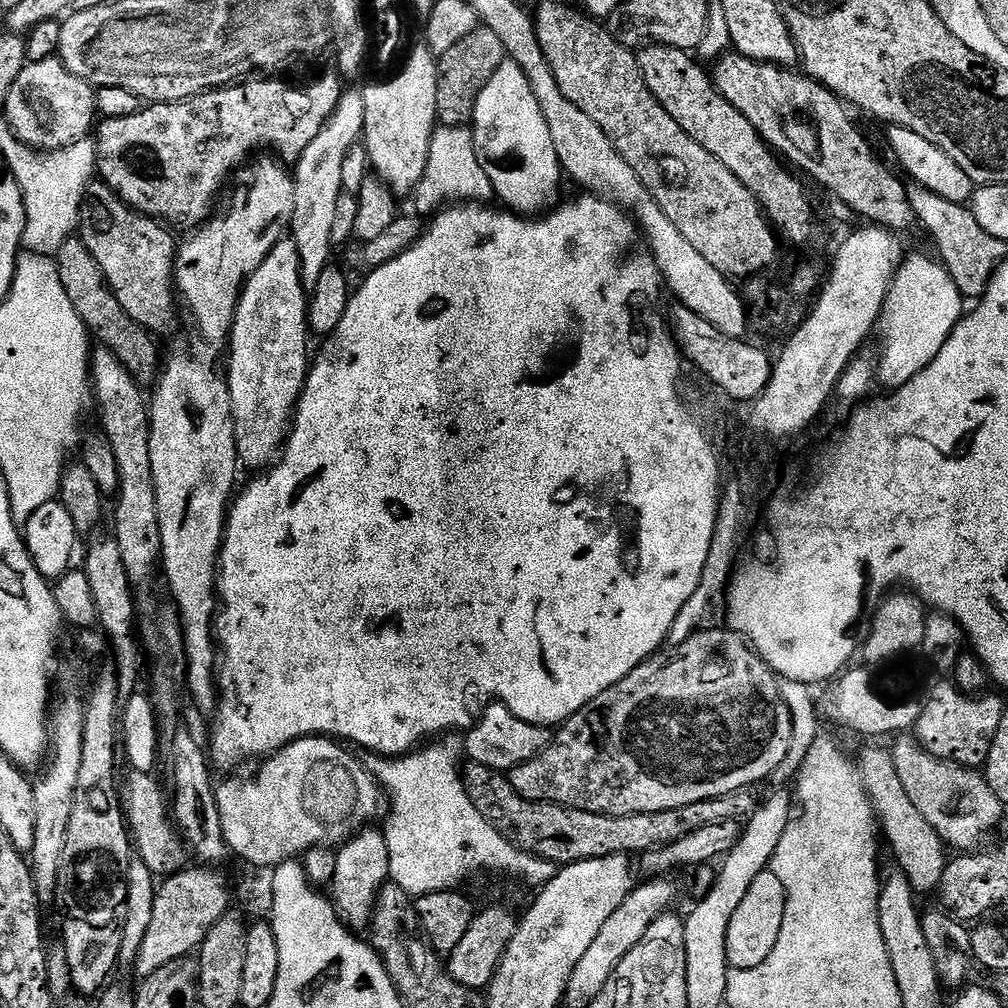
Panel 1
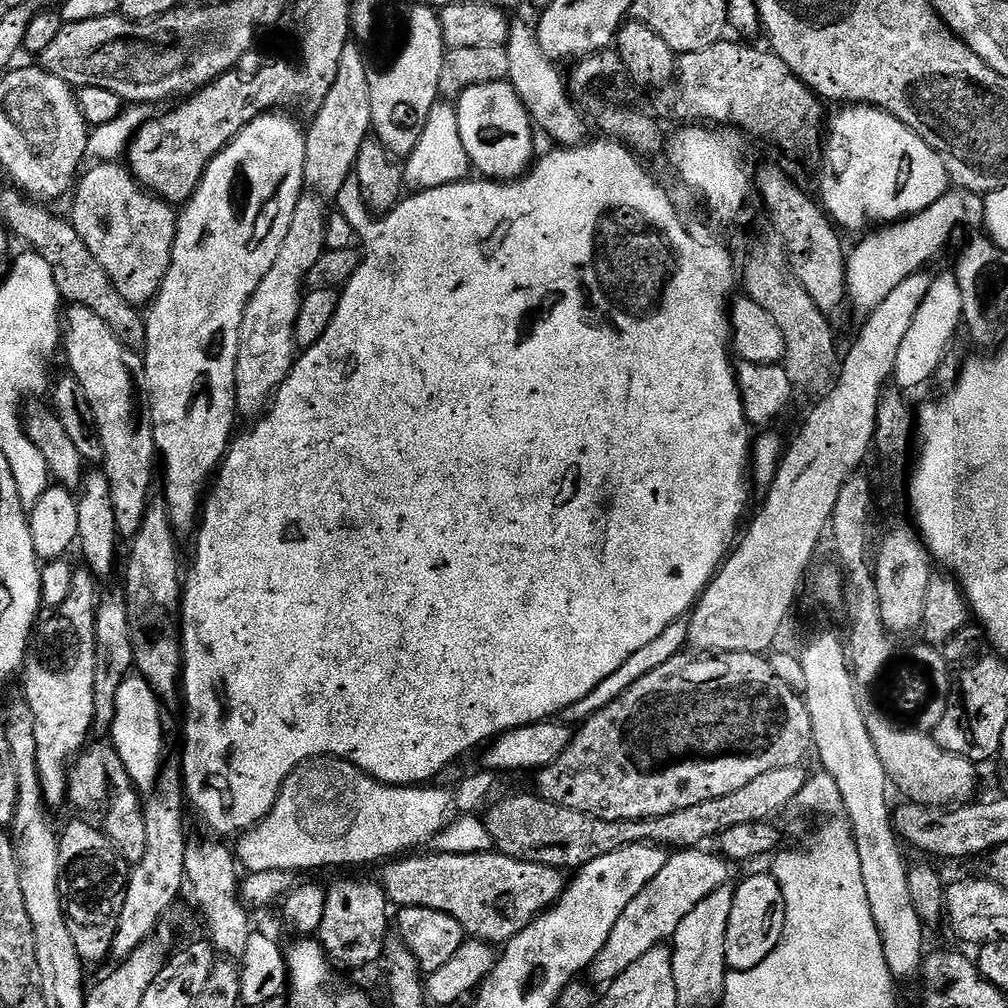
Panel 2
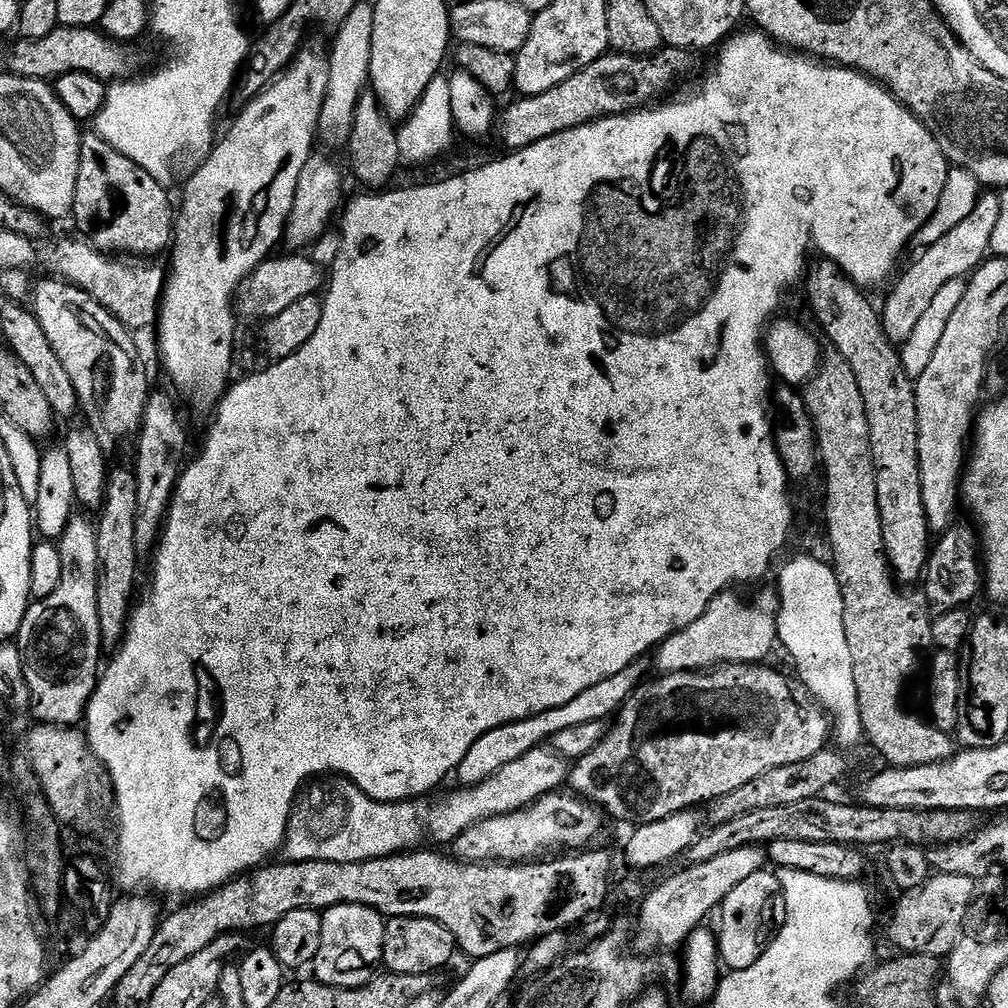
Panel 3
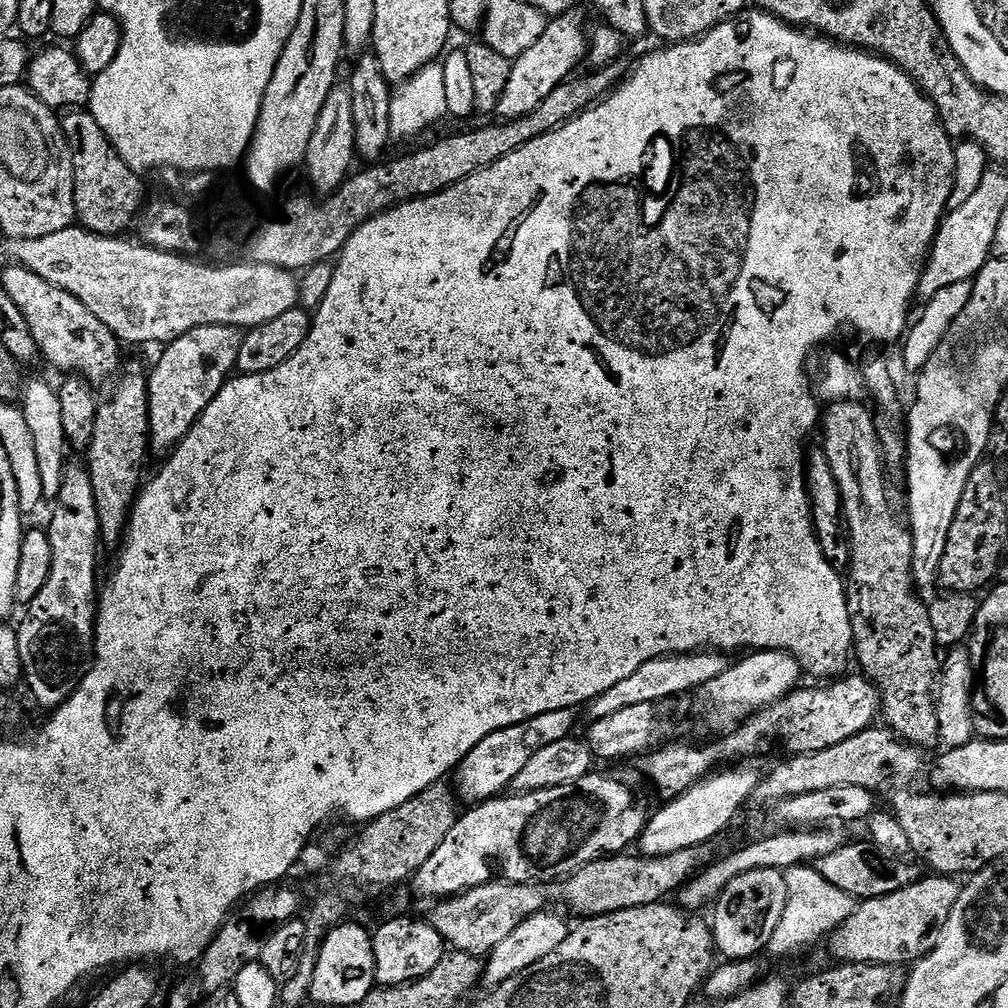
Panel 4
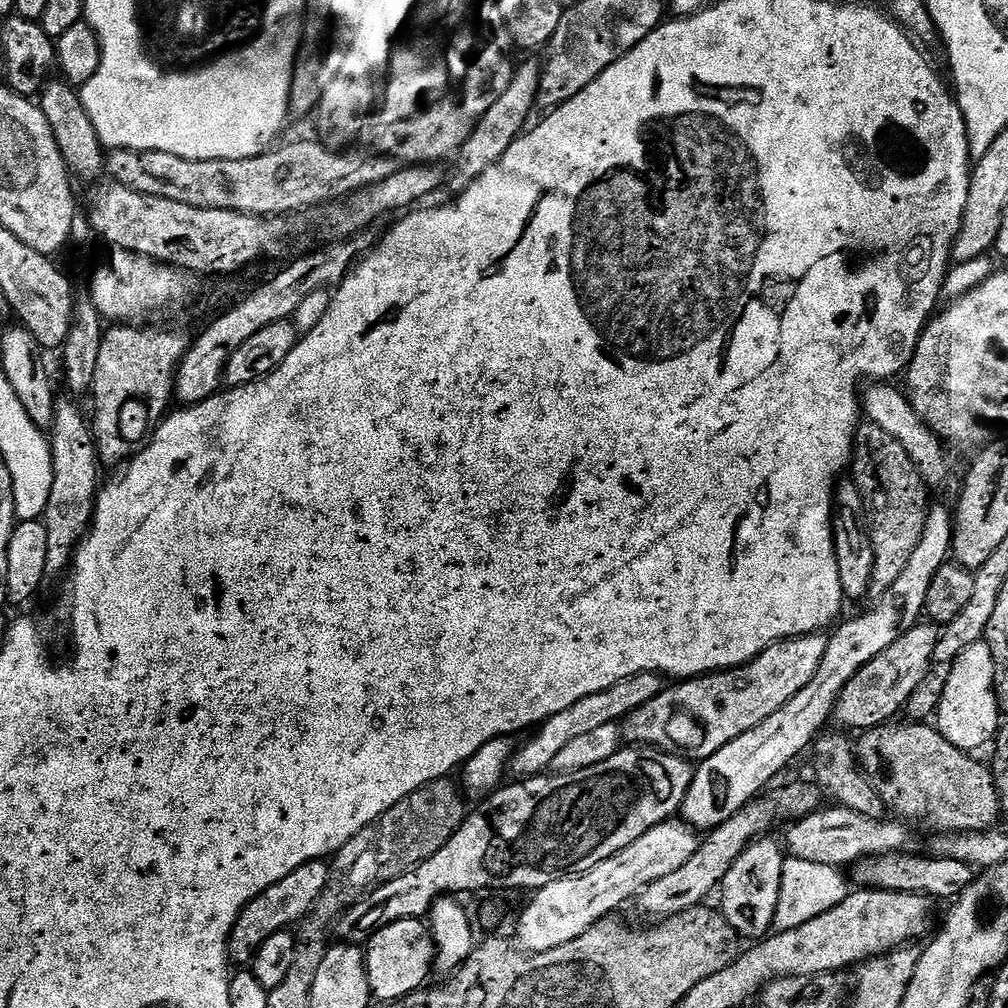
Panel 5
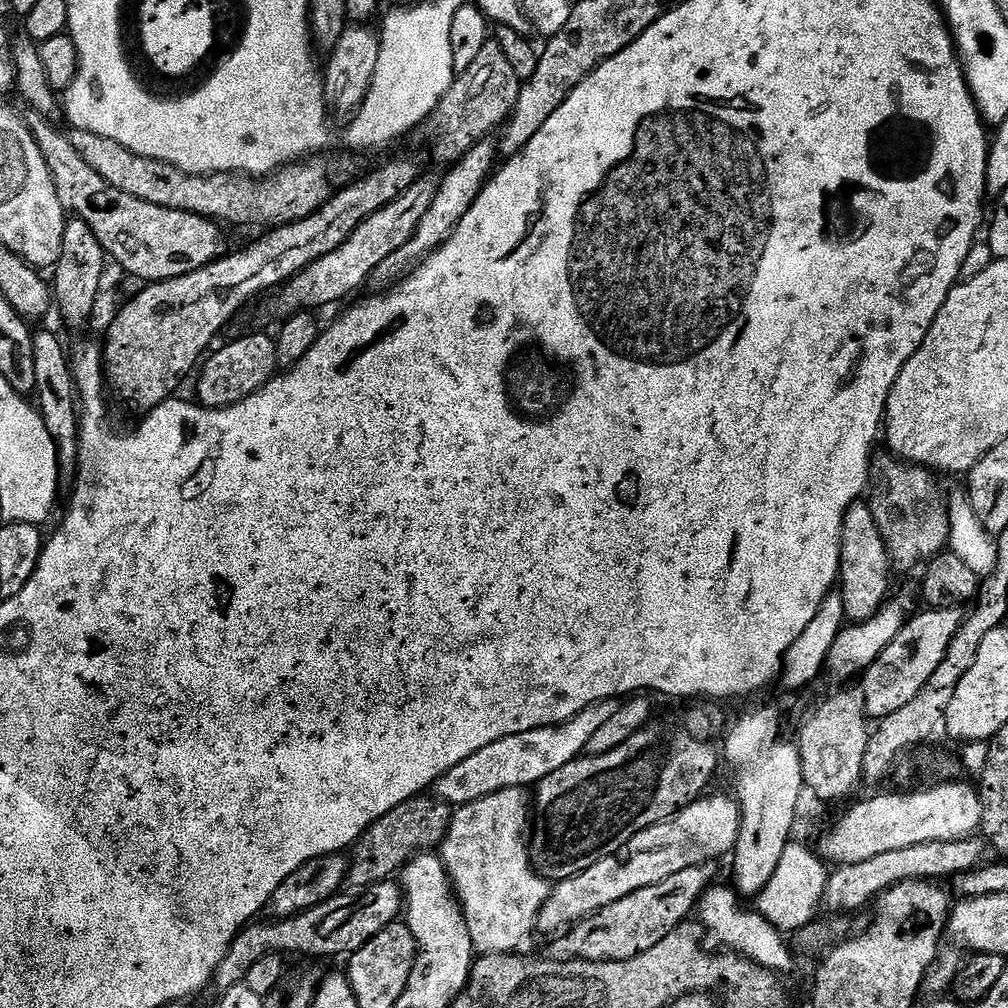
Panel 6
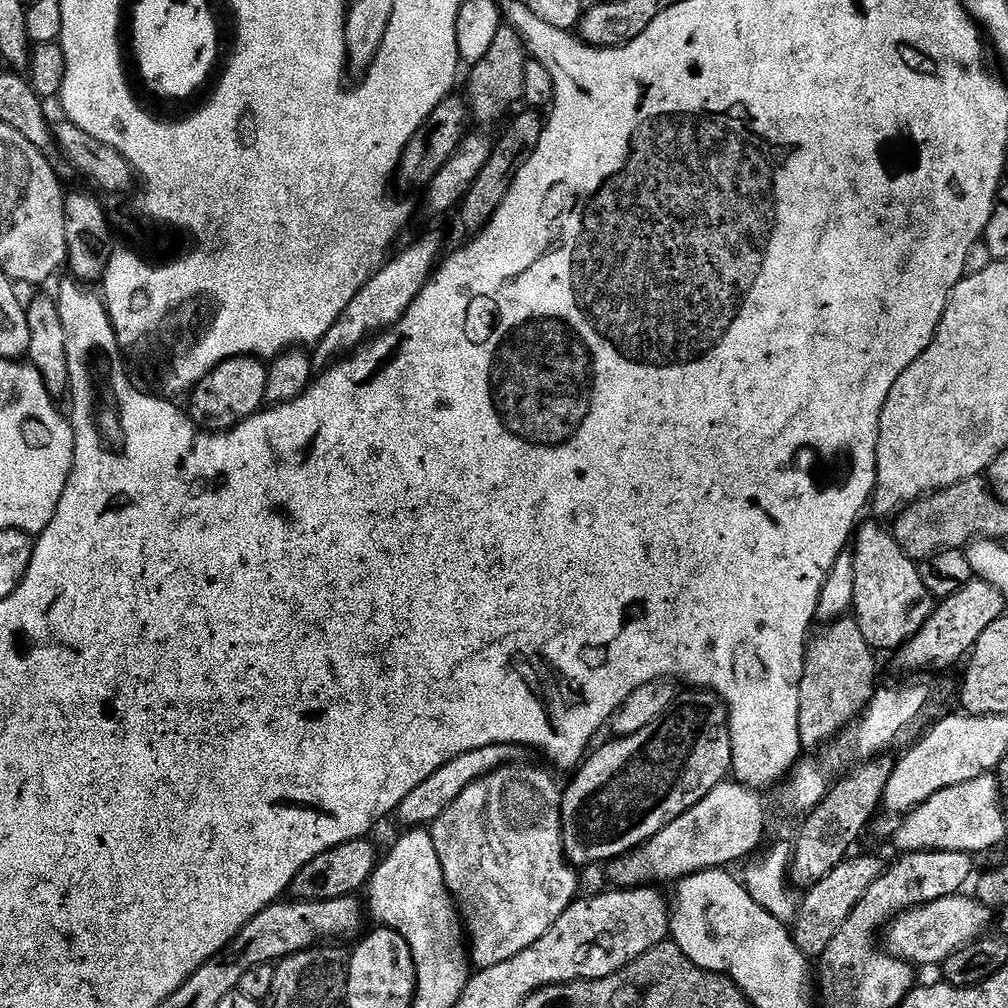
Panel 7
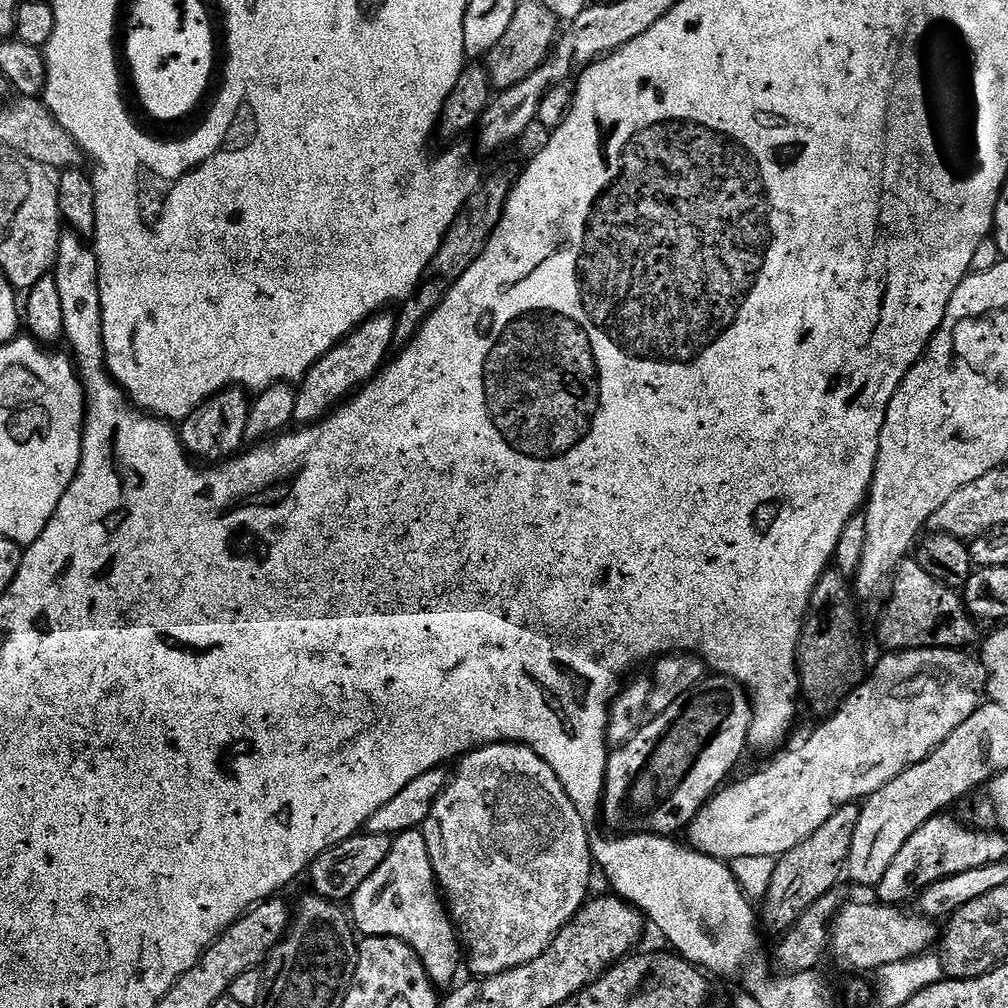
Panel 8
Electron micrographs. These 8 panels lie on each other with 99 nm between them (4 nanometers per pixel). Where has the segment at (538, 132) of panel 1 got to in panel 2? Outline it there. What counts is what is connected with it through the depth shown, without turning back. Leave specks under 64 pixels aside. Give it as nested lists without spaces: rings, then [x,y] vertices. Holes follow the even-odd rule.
[[[499,80],[498,82],[490,82],[489,84],[483,84],[482,86],[470,86],[467,90],[463,92],[462,95],[455,101],[454,107],[456,113],[458,114],[458,134],[462,134],[462,146],[466,146],[466,154],[468,155],[469,165],[473,169],[476,168],[481,177],[490,179],[490,180],[503,180],[505,182],[517,179],[524,175],[529,168],[532,167],[534,163],[534,155],[532,156],[532,151],[535,150],[536,144],[532,141],[532,132],[534,133],[532,117],[529,116],[526,106],[518,98],[518,94],[512,89],[512,85],[508,83],[507,80]]]

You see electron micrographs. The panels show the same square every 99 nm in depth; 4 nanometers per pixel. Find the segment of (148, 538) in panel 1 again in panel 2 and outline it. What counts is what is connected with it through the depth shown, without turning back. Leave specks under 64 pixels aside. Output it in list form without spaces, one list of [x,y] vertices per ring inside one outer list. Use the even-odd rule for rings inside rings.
[[[73,304],[67,309],[66,323],[62,328],[62,352],[68,355],[71,375],[86,390],[86,398],[94,409],[94,419],[98,422],[98,434],[102,438],[104,458],[102,470],[110,482],[110,495],[114,502],[114,518],[118,518],[120,536],[131,538],[138,534],[142,526],[142,518],[153,499],[152,479],[158,476],[158,453],[154,434],[152,433],[152,418],[146,407],[146,392],[144,387],[144,361],[137,349],[127,344],[86,306]]]

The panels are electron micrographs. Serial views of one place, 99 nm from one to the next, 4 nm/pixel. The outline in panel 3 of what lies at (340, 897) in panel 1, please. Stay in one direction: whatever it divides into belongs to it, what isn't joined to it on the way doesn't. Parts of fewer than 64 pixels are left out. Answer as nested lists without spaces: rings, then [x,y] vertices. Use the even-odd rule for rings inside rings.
[[[339,904],[325,908],[322,913],[322,946],[314,961],[315,979],[331,988],[361,988],[370,982],[384,958],[385,923],[385,917],[370,906]]]

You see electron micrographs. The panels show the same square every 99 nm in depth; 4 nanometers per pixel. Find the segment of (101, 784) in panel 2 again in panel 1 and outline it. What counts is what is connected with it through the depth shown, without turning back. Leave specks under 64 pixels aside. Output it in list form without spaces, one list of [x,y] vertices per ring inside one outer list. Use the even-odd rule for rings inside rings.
[[[129,771],[129,776],[122,780],[122,803],[124,805],[124,819],[128,822],[128,831],[132,837],[135,855],[150,869],[153,876],[167,878],[183,869],[184,852],[186,856],[186,845],[170,815],[170,804],[166,794],[160,790],[160,784],[155,780],[152,772]]]

